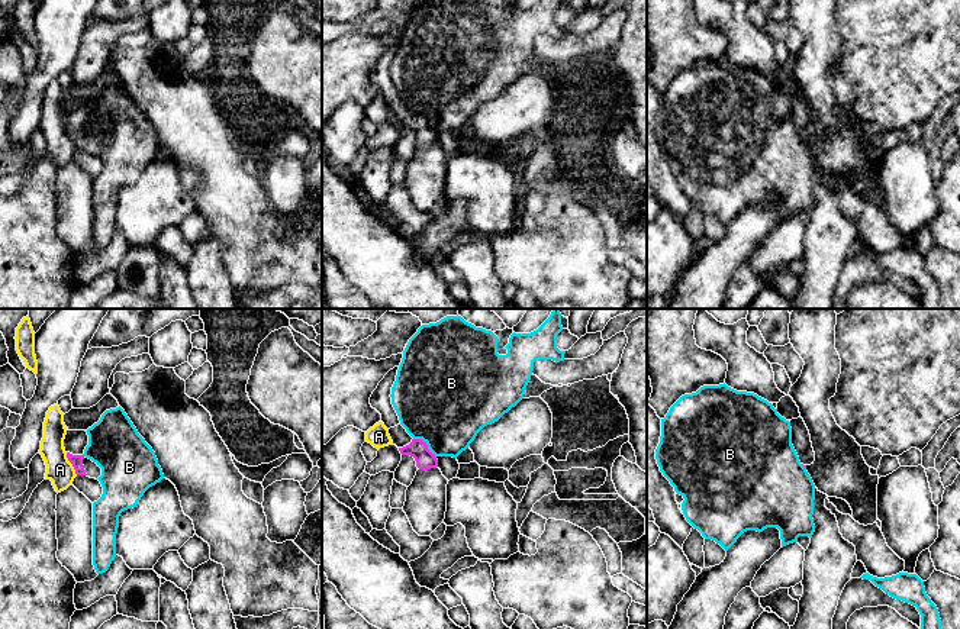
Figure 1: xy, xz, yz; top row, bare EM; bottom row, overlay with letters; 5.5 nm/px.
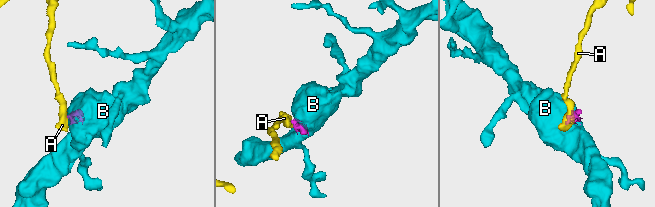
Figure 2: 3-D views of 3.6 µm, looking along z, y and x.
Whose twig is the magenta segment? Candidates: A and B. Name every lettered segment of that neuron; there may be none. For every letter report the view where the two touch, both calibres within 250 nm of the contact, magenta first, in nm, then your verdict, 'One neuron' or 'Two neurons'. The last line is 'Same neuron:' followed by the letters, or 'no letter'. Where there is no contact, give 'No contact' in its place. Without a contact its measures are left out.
A: Touches magenta in xy. Thickness 60 nm (magenta) against 150 nm. Two neurons
B: Touches magenta in xz. Thickness 110 nm (magenta) against 480 nm. Two neurons
Same neuron: no letter

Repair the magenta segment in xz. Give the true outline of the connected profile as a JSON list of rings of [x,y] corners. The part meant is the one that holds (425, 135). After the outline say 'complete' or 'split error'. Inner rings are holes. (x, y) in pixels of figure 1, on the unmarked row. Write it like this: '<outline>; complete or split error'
[[[399,42],[390,45],[378,58],[370,72],[370,80],[381,90],[393,120],[402,130],[410,130],[416,136],[418,146],[406,165],[403,187],[419,212],[431,212],[445,194],[448,155],[438,143],[438,135],[428,125],[426,117],[413,114],[400,100],[390,72],[397,45]]]; split error

